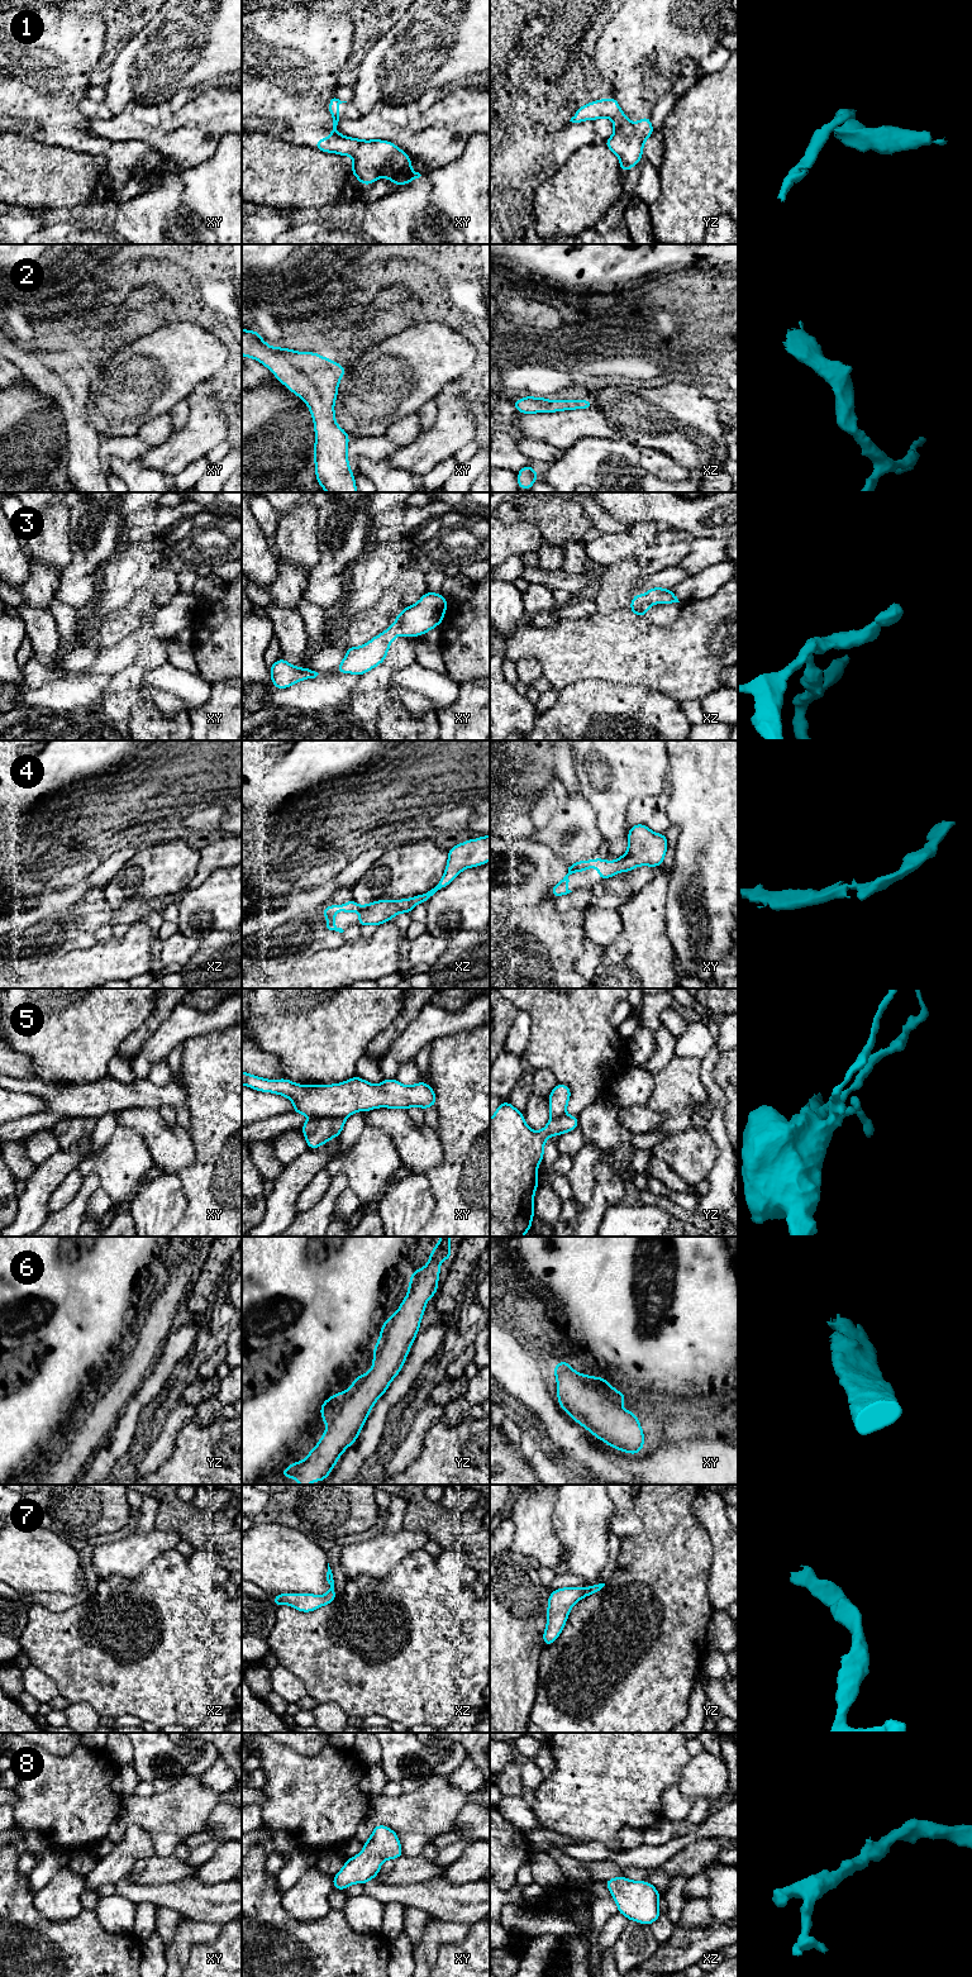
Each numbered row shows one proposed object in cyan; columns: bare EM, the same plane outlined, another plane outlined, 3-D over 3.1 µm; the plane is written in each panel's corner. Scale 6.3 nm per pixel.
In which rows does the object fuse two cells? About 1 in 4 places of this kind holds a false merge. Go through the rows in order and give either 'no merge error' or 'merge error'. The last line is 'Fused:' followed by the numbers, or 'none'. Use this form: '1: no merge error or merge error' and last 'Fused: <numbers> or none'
1: merge error
2: no merge error
3: no merge error
4: no merge error
5: merge error
6: no merge error
7: no merge error
8: no merge error
Fused: 1, 5

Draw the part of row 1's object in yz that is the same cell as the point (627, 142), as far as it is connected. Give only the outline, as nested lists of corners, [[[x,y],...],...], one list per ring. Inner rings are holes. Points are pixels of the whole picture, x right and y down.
[[[621,110],[614,116],[613,124],[614,133],[604,144],[618,156],[621,172],[625,173],[643,157],[644,142],[654,133],[654,129],[651,124],[651,116],[633,123]]]

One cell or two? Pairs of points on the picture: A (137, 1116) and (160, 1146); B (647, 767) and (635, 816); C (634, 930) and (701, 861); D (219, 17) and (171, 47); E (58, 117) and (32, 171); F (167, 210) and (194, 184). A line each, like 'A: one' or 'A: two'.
A: one
B: two
C: two
D: one
E: two
F: two

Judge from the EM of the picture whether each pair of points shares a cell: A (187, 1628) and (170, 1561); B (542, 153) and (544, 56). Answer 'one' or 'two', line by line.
A: one
B: one

